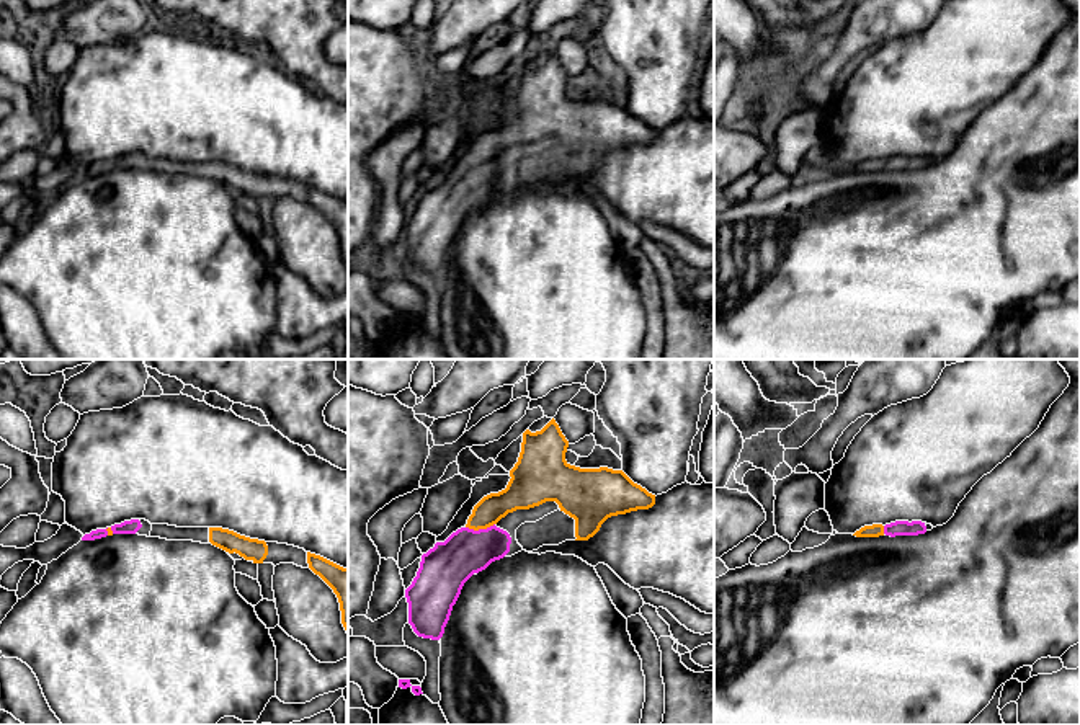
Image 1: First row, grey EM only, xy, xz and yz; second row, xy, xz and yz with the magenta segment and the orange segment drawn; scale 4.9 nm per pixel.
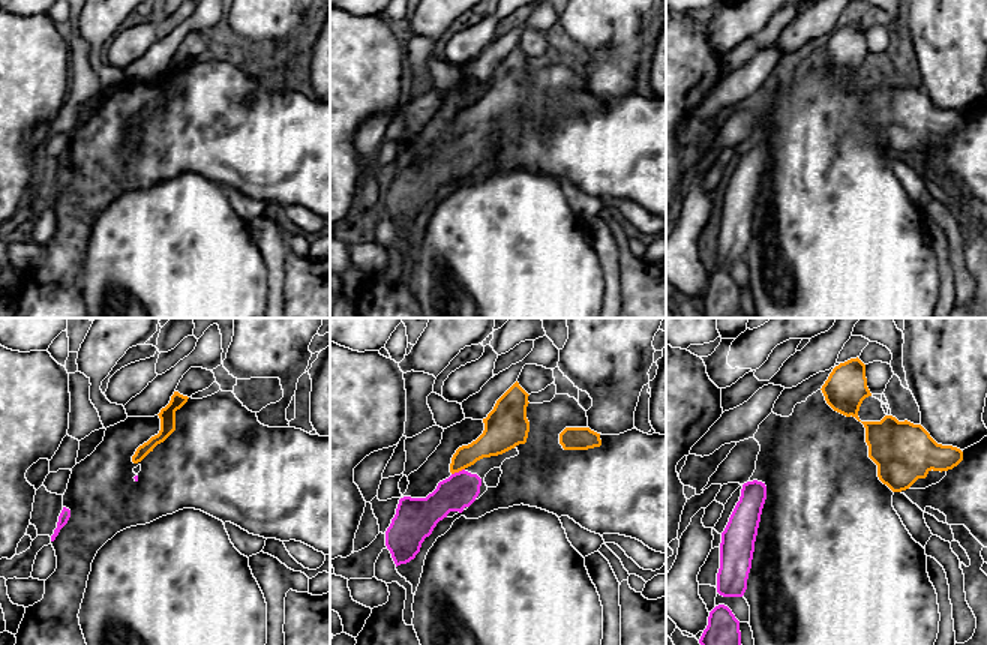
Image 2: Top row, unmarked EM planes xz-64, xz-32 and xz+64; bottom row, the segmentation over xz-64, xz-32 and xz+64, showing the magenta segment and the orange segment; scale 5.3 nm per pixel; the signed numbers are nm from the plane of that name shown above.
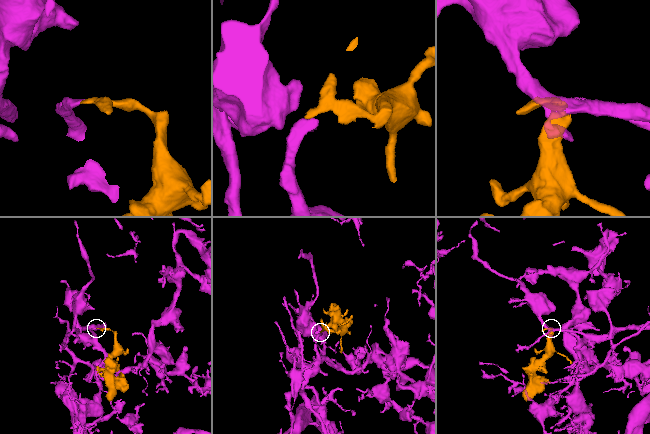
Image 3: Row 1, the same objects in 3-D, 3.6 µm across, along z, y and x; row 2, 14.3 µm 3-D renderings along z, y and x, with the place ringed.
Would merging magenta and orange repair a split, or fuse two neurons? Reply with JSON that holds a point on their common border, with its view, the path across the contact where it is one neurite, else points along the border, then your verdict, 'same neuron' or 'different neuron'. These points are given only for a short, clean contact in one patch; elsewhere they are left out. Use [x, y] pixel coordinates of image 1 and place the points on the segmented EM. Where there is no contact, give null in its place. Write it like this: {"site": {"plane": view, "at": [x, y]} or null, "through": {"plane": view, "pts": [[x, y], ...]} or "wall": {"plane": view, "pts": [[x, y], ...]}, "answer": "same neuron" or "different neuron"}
{"site": {"plane": "xz", "at": [479, 529]}, "through": {"plane": "xz", "pts": [[448, 565], [479, 529], [505, 502], [517, 495]]}, "answer": "same neuron"}

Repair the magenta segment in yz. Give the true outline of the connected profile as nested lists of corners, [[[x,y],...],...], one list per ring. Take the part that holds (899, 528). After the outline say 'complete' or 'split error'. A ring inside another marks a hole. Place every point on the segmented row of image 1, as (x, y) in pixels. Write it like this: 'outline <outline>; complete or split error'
outline [[[895,521],[890,524],[872,524],[872,526],[864,526],[859,531],[856,531],[853,536],[856,537],[879,537],[879,536],[918,536],[918,534],[925,534],[926,532],[926,526],[922,521]]]; split error

